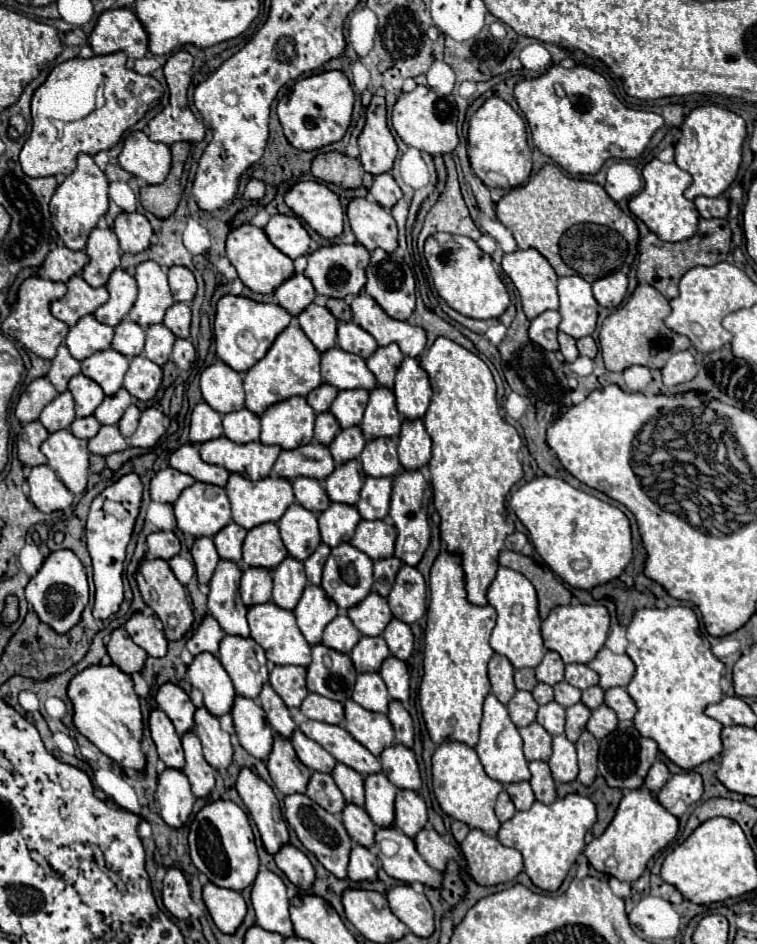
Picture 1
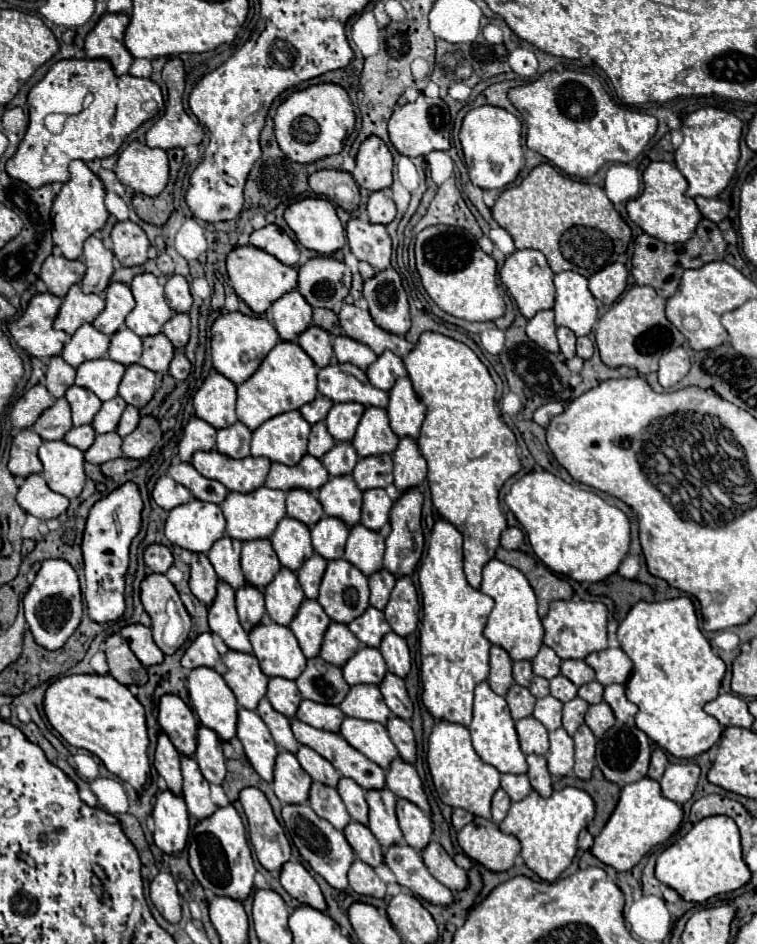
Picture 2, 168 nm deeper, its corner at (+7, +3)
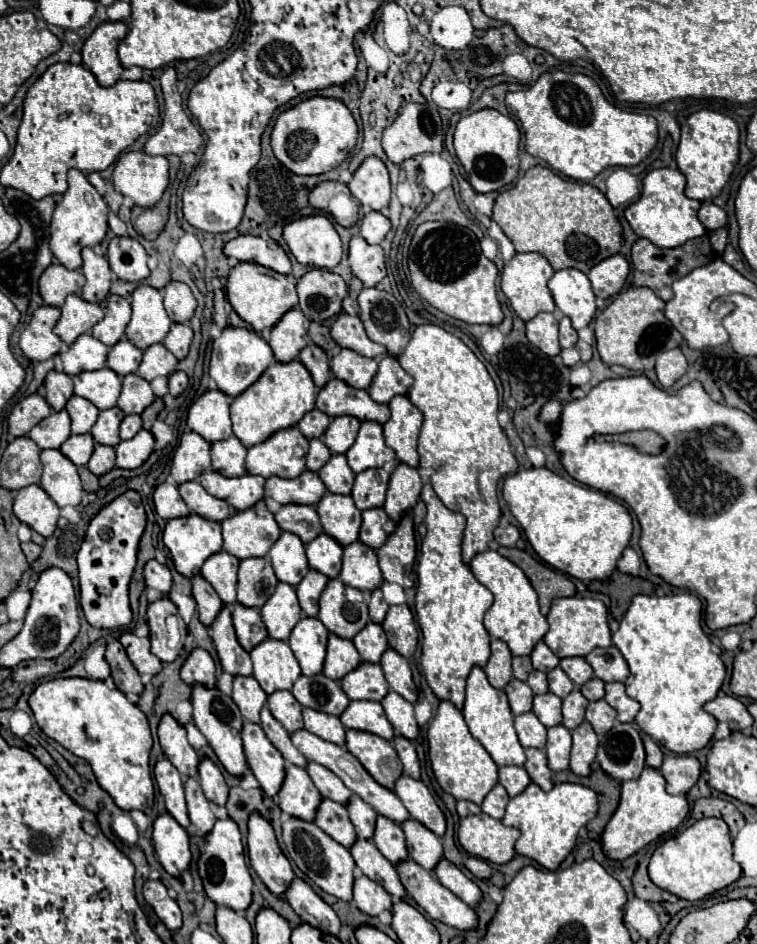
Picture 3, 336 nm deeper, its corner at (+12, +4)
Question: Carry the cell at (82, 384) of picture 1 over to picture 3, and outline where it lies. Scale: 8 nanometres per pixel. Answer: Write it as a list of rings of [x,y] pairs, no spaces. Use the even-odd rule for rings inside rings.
[[[76,395],[66,403],[66,411],[72,419],[74,435],[90,433],[90,429],[94,427],[96,419],[98,419],[98,413],[100,413],[100,411],[96,411],[96,407],[92,407],[92,403],[88,403],[88,399],[80,399]]]

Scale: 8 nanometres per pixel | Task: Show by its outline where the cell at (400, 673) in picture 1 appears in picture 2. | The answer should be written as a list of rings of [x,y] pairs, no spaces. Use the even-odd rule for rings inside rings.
[[[387,672],[385,674],[385,680],[381,682],[381,694],[383,694],[383,700],[385,704],[391,708],[391,712],[403,720],[411,718],[413,714],[413,704],[407,696],[407,690],[405,690],[405,682],[403,678],[395,676],[393,672]]]

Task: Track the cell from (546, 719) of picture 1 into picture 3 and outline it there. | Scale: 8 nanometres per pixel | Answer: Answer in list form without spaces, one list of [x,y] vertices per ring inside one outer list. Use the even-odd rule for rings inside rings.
[[[544,693],[544,695],[536,695],[534,697],[534,707],[532,713],[546,725],[546,727],[554,727],[562,723],[562,699],[556,697],[554,693]]]

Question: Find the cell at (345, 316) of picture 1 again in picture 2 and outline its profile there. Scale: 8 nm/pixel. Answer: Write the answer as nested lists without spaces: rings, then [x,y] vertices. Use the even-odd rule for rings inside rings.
[[[313,308],[313,322],[321,328],[325,328],[331,334],[343,334],[343,328],[339,324],[339,316],[333,310],[327,308]]]

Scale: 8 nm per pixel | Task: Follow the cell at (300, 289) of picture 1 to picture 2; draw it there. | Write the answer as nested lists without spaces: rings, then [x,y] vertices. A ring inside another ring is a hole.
[[[291,290],[273,302],[271,316],[279,338],[295,340],[311,324],[311,306],[299,290]]]

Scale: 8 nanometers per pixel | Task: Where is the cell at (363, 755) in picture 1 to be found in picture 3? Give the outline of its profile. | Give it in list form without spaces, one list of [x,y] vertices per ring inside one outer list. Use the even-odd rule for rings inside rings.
[[[300,729],[300,731],[292,733],[292,743],[298,747],[298,751],[300,751],[308,761],[318,763],[318,765],[330,769],[332,773],[336,773],[336,775],[342,779],[342,783],[344,783],[354,795],[358,795],[362,801],[366,801],[368,805],[372,805],[378,815],[388,817],[390,821],[394,821],[394,823],[398,823],[398,825],[402,825],[404,821],[410,819],[410,813],[408,813],[408,809],[402,805],[400,797],[398,797],[394,791],[382,787],[380,783],[376,783],[376,781],[368,775],[368,771],[364,771],[362,763],[360,763],[350,751],[346,751],[346,749],[342,749],[342,747],[336,747],[334,743],[328,743],[328,741],[324,741],[324,739],[320,739],[320,737],[312,735],[312,733],[306,731],[306,729]]]

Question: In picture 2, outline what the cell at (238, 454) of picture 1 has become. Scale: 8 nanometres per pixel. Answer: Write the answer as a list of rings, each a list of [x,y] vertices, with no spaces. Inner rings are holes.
[[[199,450],[193,454],[193,466],[207,478],[219,480],[227,490],[251,492],[265,484],[271,462],[263,456],[231,458],[217,450]]]

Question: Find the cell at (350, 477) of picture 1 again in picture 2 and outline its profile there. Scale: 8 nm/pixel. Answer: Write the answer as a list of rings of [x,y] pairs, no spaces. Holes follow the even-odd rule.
[[[351,474],[333,476],[317,490],[315,496],[327,516],[337,516],[347,526],[353,526],[361,520],[361,490]]]

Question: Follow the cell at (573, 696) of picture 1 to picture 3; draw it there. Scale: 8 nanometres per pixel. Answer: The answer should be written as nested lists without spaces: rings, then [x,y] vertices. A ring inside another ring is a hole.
[[[556,667],[556,669],[552,669],[552,671],[548,673],[548,683],[550,683],[550,691],[552,691],[554,695],[562,697],[562,699],[574,689],[570,677],[568,677],[560,667]]]

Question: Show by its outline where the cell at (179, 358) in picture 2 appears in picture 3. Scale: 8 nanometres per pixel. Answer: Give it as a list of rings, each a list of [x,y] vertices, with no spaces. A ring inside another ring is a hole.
[[[174,371],[174,373],[168,377],[168,385],[170,385],[170,395],[172,395],[172,397],[178,397],[180,393],[184,393],[184,389],[188,387],[188,377],[186,377],[186,373]]]

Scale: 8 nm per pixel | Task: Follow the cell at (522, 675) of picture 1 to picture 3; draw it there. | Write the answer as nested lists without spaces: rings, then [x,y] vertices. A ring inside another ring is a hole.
[[[514,657],[512,671],[514,671],[514,677],[516,677],[516,679],[526,681],[526,679],[528,679],[528,675],[534,671],[530,657]]]

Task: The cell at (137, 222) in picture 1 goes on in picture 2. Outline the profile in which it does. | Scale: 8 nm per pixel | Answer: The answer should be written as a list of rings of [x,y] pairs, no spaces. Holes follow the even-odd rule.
[[[125,220],[117,222],[111,230],[113,240],[113,254],[123,266],[137,266],[147,260],[149,240],[139,224]]]

